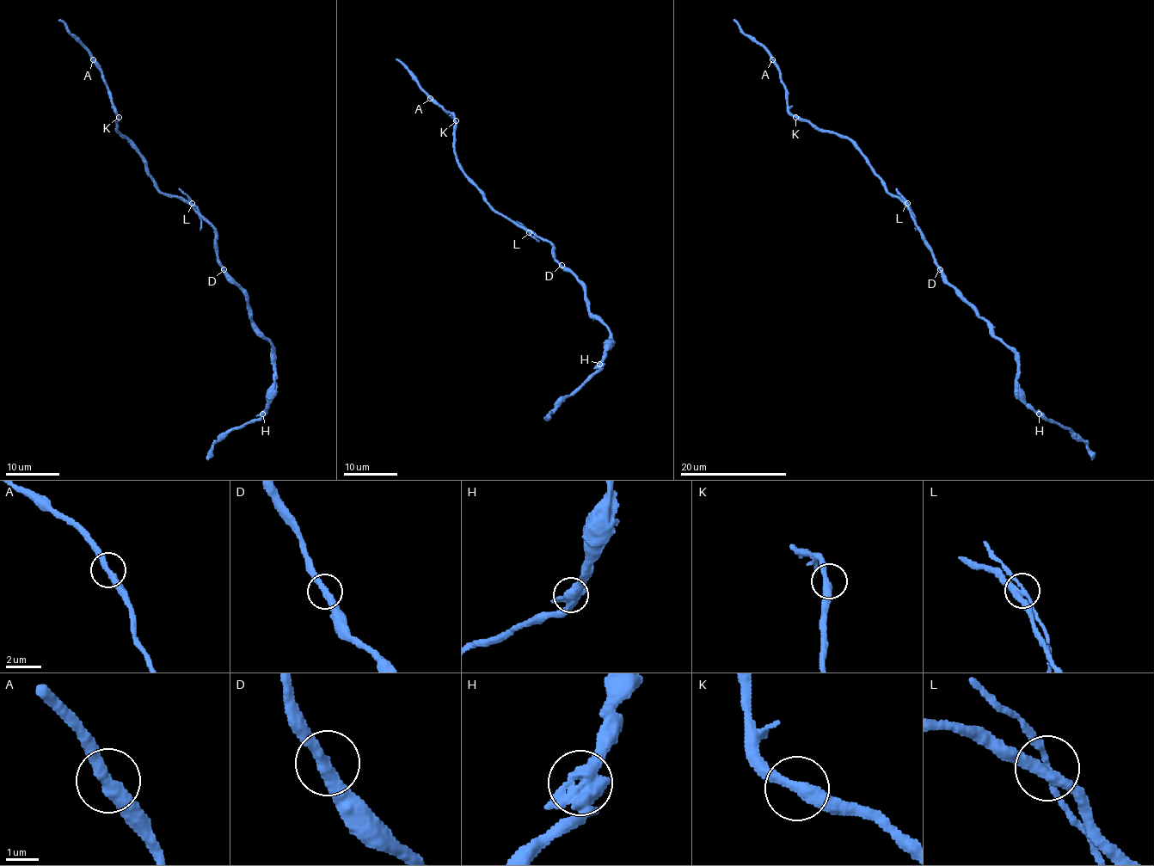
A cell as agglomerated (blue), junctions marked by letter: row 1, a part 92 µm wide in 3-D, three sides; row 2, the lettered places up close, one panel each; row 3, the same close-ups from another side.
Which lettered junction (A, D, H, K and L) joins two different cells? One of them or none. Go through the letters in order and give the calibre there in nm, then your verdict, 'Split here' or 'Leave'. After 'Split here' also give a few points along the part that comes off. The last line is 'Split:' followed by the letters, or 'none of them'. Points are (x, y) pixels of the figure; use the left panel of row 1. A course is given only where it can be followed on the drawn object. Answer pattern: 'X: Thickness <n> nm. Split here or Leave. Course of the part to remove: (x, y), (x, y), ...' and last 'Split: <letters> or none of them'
A: Thickness 360 nm. Leave
D: Thickness 360 nm. Leave
H: Thickness 480 nm. Leave
K: Thickness 380 nm. Leave
L: Thickness 320 nm. Split here. Course of the part to remove: (192, 204), (201, 221), (199, 230)
Split: L

